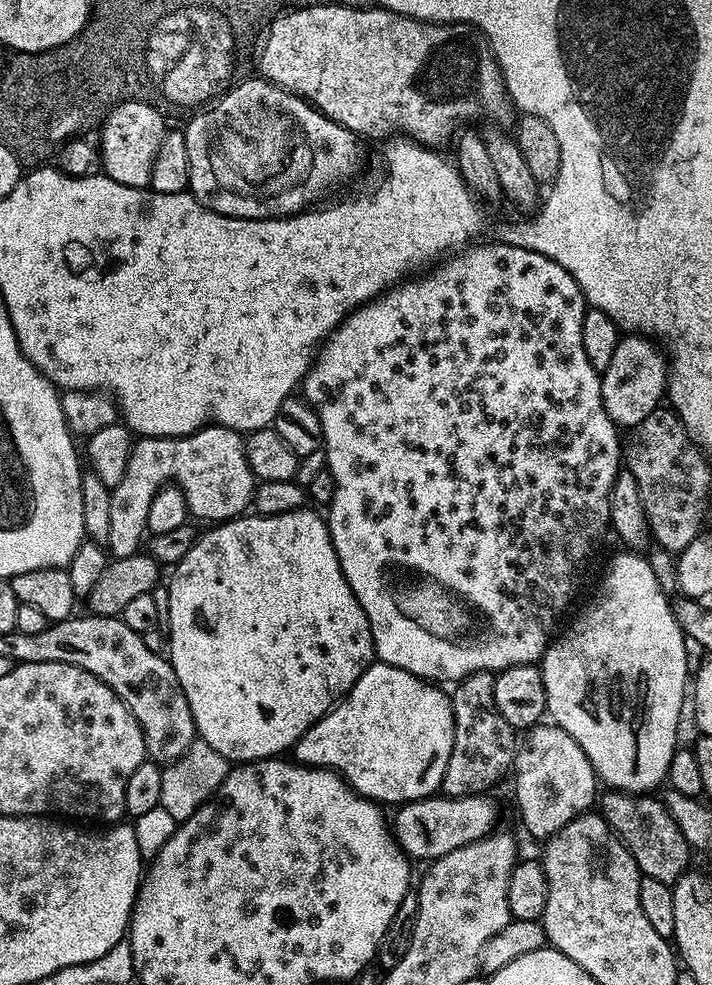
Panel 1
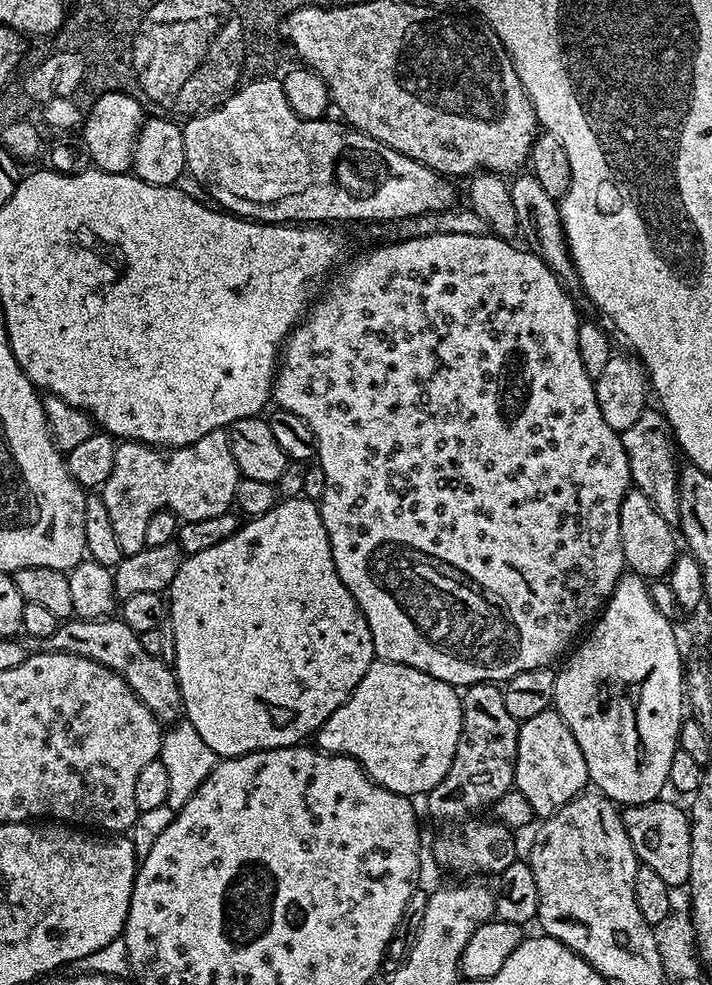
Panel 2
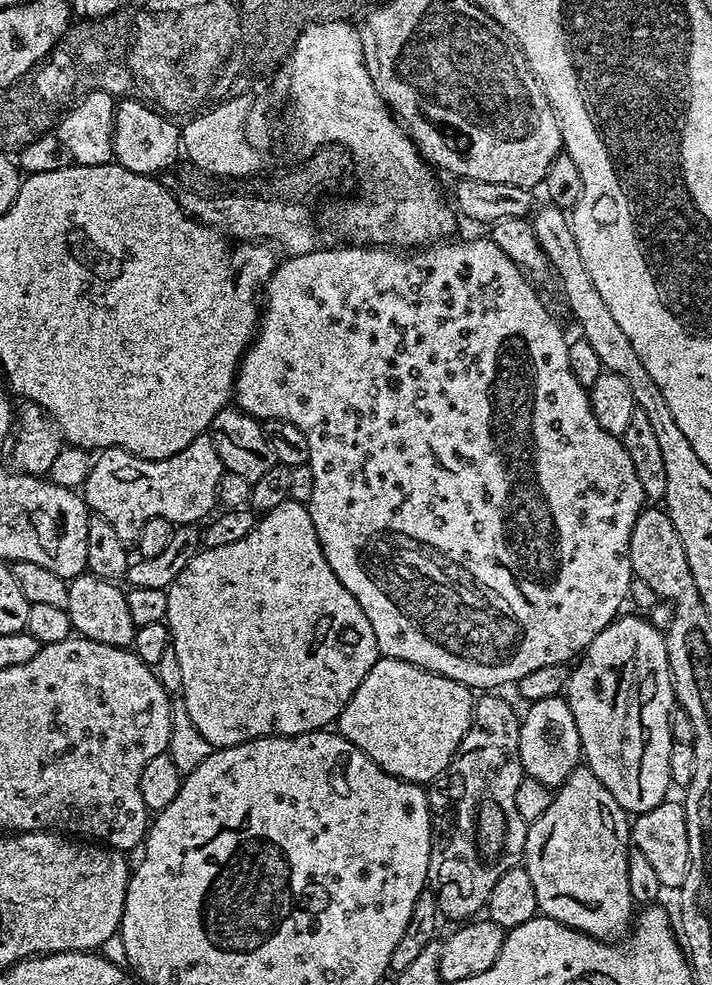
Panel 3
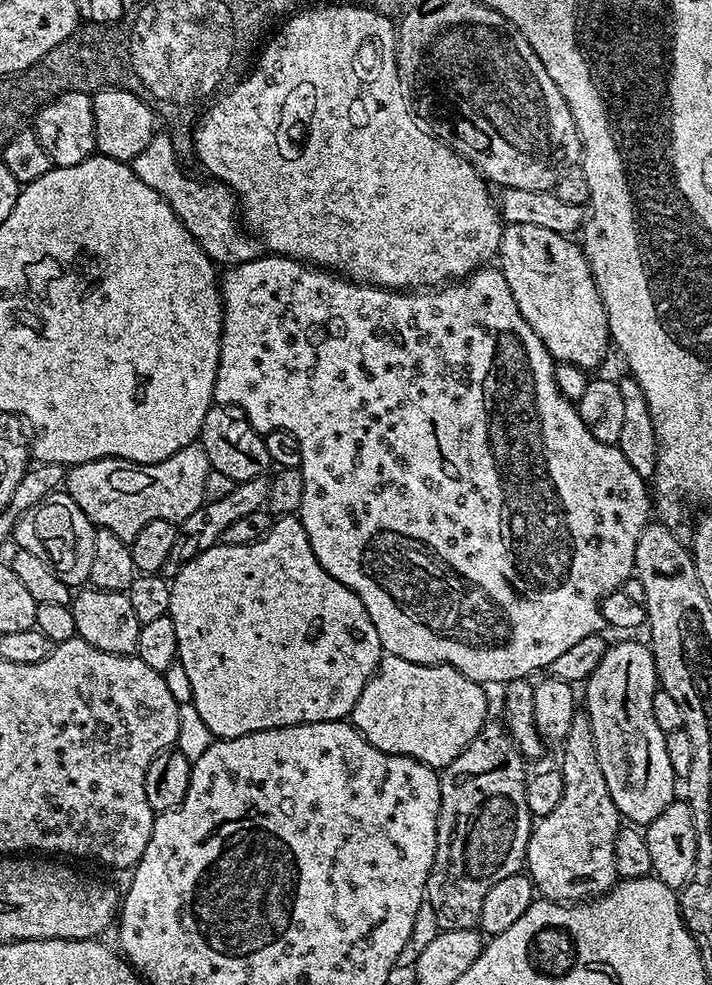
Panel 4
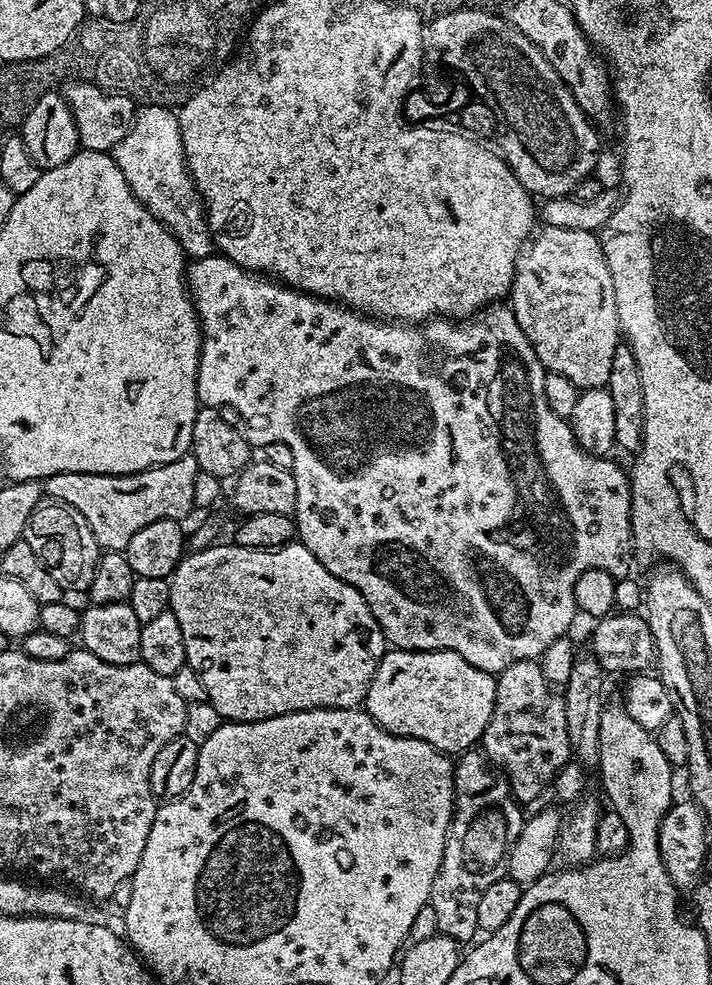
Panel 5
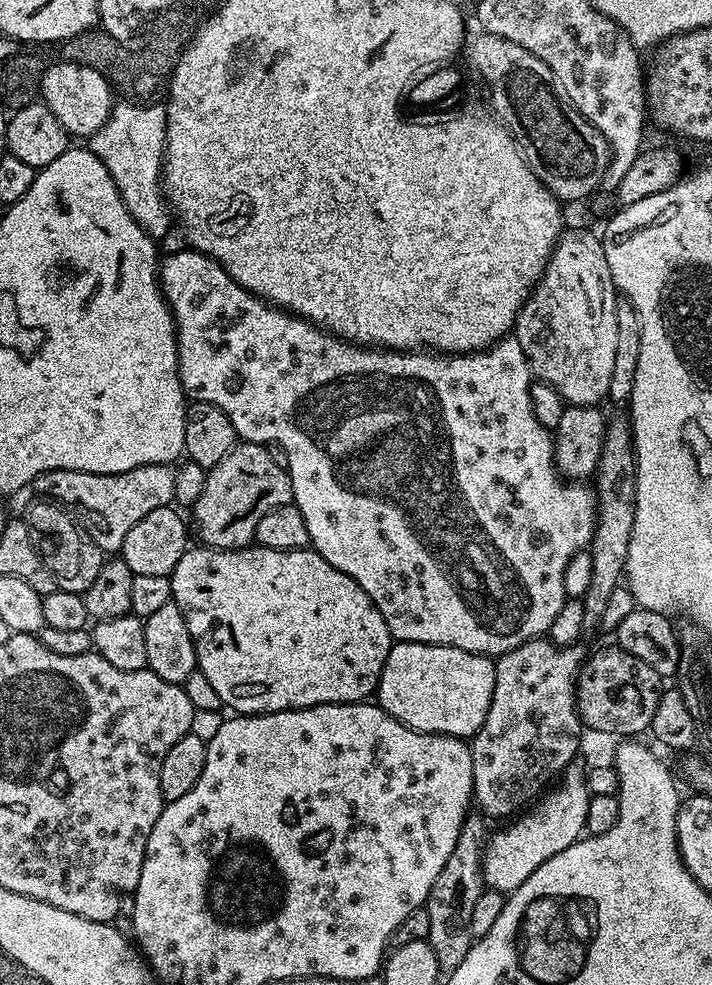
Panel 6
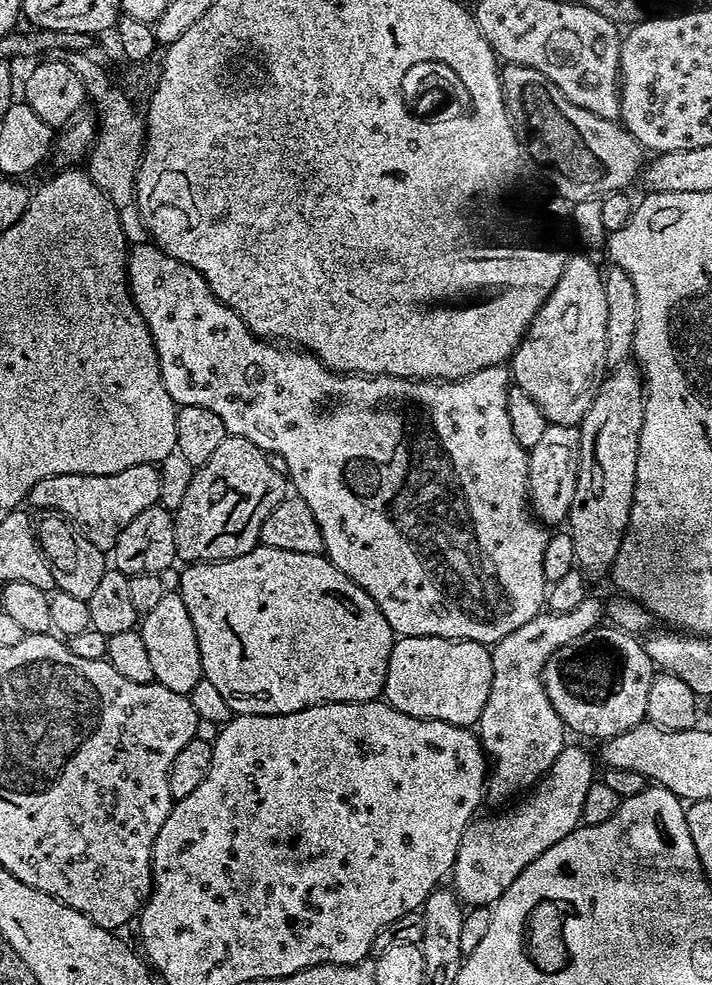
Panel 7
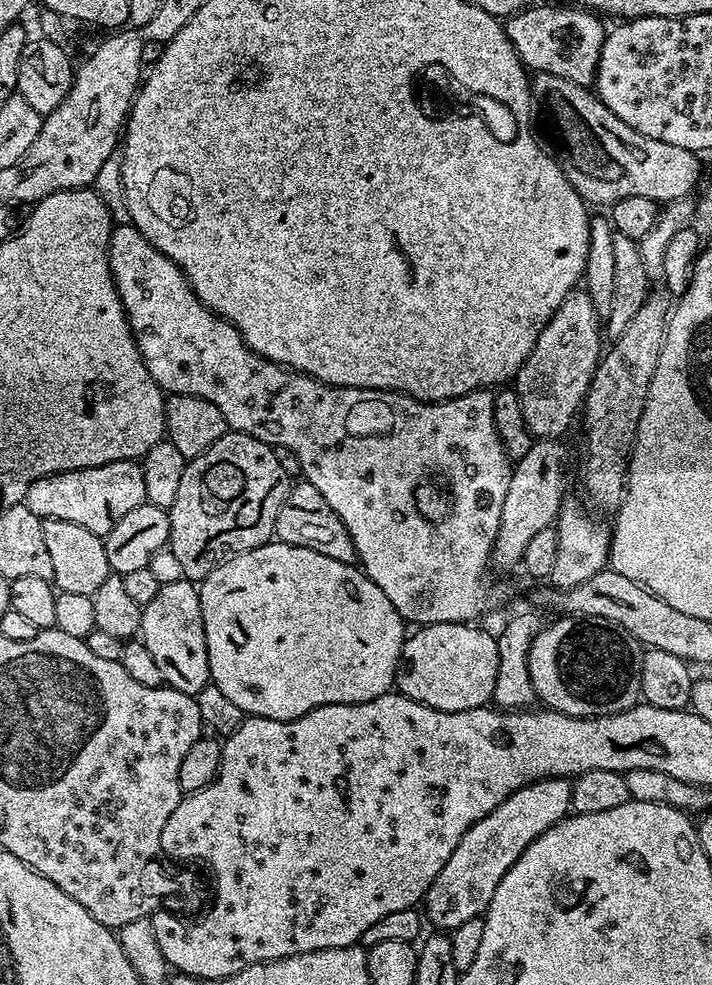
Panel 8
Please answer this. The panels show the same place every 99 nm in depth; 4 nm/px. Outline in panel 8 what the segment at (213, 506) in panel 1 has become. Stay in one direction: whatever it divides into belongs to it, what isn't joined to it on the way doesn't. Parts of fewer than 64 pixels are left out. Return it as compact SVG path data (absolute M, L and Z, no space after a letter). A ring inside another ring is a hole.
M119 460L38 478L30 482L30 490L26 490L22 502L43 521L74 522L103 538L116 525L118 518L126 518L130 510L142 506L147 499L143 467L134 460Z

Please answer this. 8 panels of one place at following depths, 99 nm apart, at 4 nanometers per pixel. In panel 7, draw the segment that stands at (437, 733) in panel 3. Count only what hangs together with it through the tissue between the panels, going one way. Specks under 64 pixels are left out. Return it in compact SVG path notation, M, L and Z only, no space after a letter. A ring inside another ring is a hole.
M401 636L392 646L382 696L393 708L414 718L472 726L479 721L483 707L486 706L492 678L492 654L487 644L480 644L476 640L451 640L441 636Z

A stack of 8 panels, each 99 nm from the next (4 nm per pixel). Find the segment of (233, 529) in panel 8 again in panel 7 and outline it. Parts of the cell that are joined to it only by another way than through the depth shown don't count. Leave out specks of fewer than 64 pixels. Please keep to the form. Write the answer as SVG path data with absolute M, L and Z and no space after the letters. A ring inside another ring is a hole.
M225 435L222 446L192 473L182 506L174 510L176 555L184 562L229 560L246 554L260 544L266 514L282 502L290 484L276 468L269 453L244 436Z

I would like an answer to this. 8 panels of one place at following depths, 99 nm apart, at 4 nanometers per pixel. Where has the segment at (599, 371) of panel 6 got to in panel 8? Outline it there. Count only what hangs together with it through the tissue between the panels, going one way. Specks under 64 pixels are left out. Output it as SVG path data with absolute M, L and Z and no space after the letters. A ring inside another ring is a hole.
M573 291L564 299L560 309L550 318L550 322L546 322L542 334L538 334L538 342L534 342L534 350L530 350L526 362L516 371L514 390L518 394L518 402L522 402L522 418L526 418L526 426L536 440L560 440L563 432L571 426L572 419L575 416L577 419L587 398L592 376L601 361L600 332L602 336L602 324L587 291Z

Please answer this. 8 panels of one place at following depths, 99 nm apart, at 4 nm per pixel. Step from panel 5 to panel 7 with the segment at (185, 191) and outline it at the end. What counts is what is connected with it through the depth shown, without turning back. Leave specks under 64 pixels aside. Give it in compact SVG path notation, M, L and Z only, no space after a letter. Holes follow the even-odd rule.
M91 51L70 52L66 59L70 70L74 70L82 78L84 91L89 97L102 100L105 104L104 113L98 116L96 140L86 157L86 171L89 178L110 198L114 210L118 214L118 222L122 222L124 236L129 245L147 244L150 237L148 228L138 206L136 197L136 175L140 169L140 159L144 153L145 117L128 101L128 96L108 77L108 72L92 57Z

